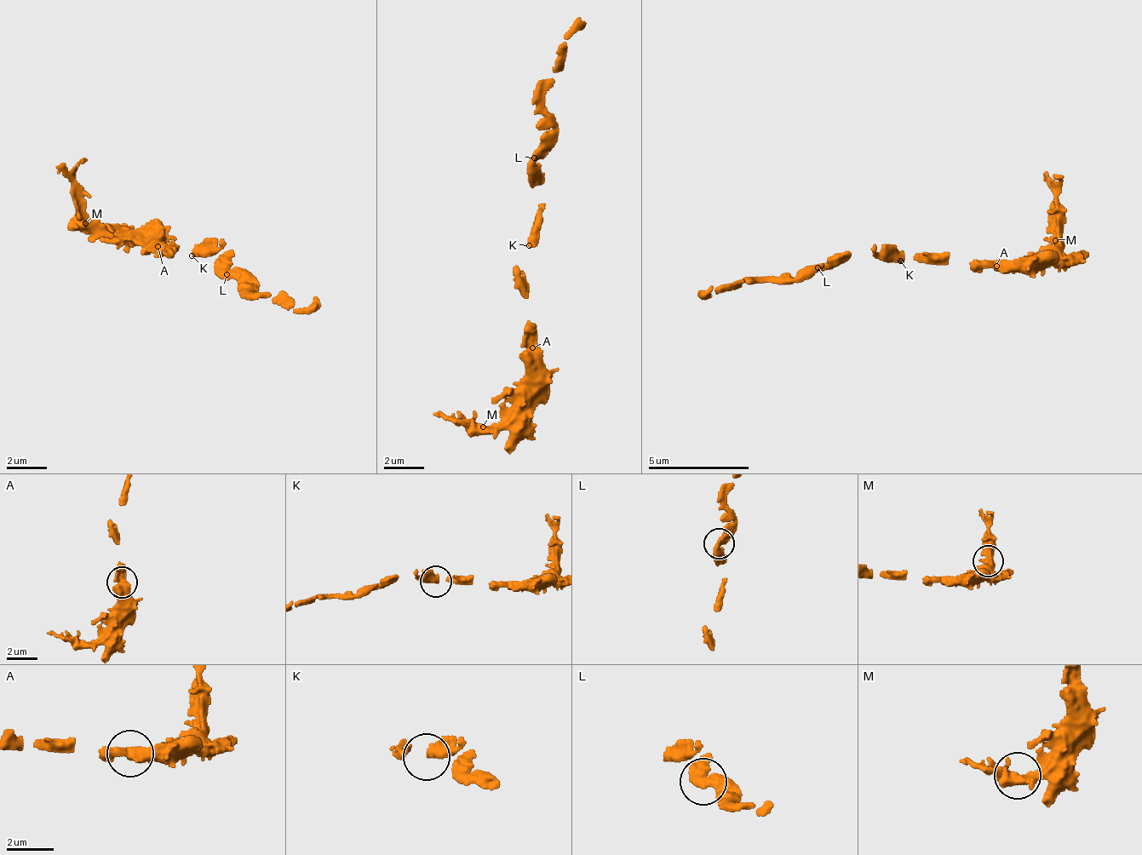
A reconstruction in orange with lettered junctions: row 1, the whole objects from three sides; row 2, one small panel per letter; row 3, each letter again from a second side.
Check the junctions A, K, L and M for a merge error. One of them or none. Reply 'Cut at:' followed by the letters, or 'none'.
Cut at: none

